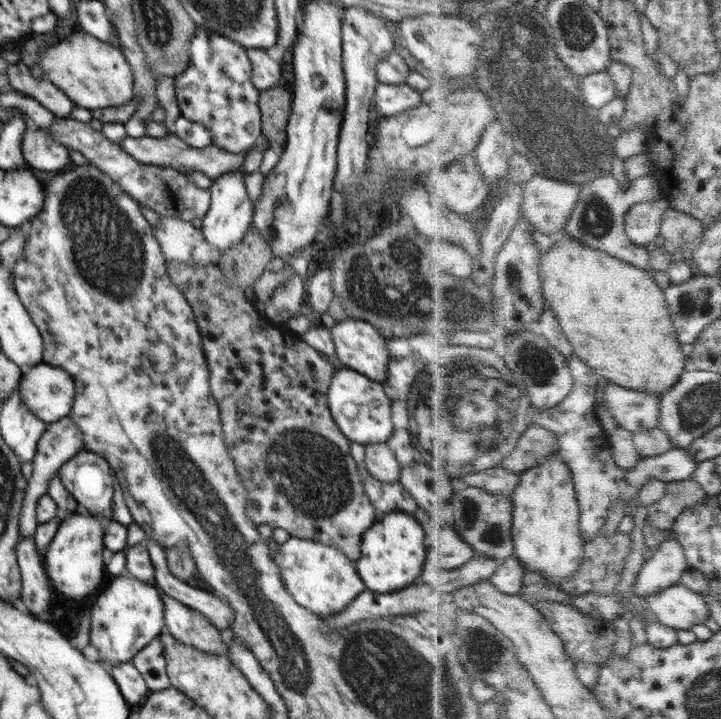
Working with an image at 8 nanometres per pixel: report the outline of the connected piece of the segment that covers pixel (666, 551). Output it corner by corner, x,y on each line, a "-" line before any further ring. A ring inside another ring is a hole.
672,531
668,533
666,541
660,545
659,549
654,552
654,556
644,565
635,586
635,590
637,590
635,594
640,598
649,598
651,594
658,594
666,588
678,585
684,573
691,568
684,545
673,534

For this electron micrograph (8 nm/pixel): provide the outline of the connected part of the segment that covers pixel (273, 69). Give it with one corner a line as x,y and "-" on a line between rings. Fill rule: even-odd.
247,49
247,55
252,65
252,82
254,86
261,90
275,87
282,76
280,63
270,58
266,49

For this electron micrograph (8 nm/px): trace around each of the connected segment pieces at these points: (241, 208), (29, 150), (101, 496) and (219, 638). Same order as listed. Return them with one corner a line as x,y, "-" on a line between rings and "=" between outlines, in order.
241,169
227,172
215,178
209,188
211,194
211,205
206,214
201,218
201,232
208,245
216,247
220,253
230,249
232,245
240,243
244,239
248,229
253,224
254,203
248,196
245,187
245,172
=
30,124
27,127
23,136
22,150
30,169
61,172
72,164
68,148
50,138
36,125
=
82,449
76,456
65,462
58,472
62,484
74,497
81,509
105,522
113,520
112,516
112,476
111,466
98,453
=
161,590
160,596
164,603
165,631
185,645
229,658
223,630
214,626
201,612
182,604

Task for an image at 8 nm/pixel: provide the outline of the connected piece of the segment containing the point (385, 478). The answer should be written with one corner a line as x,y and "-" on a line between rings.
384,442
366,444
365,465
367,472
380,482
398,482
401,473
401,464
394,451

